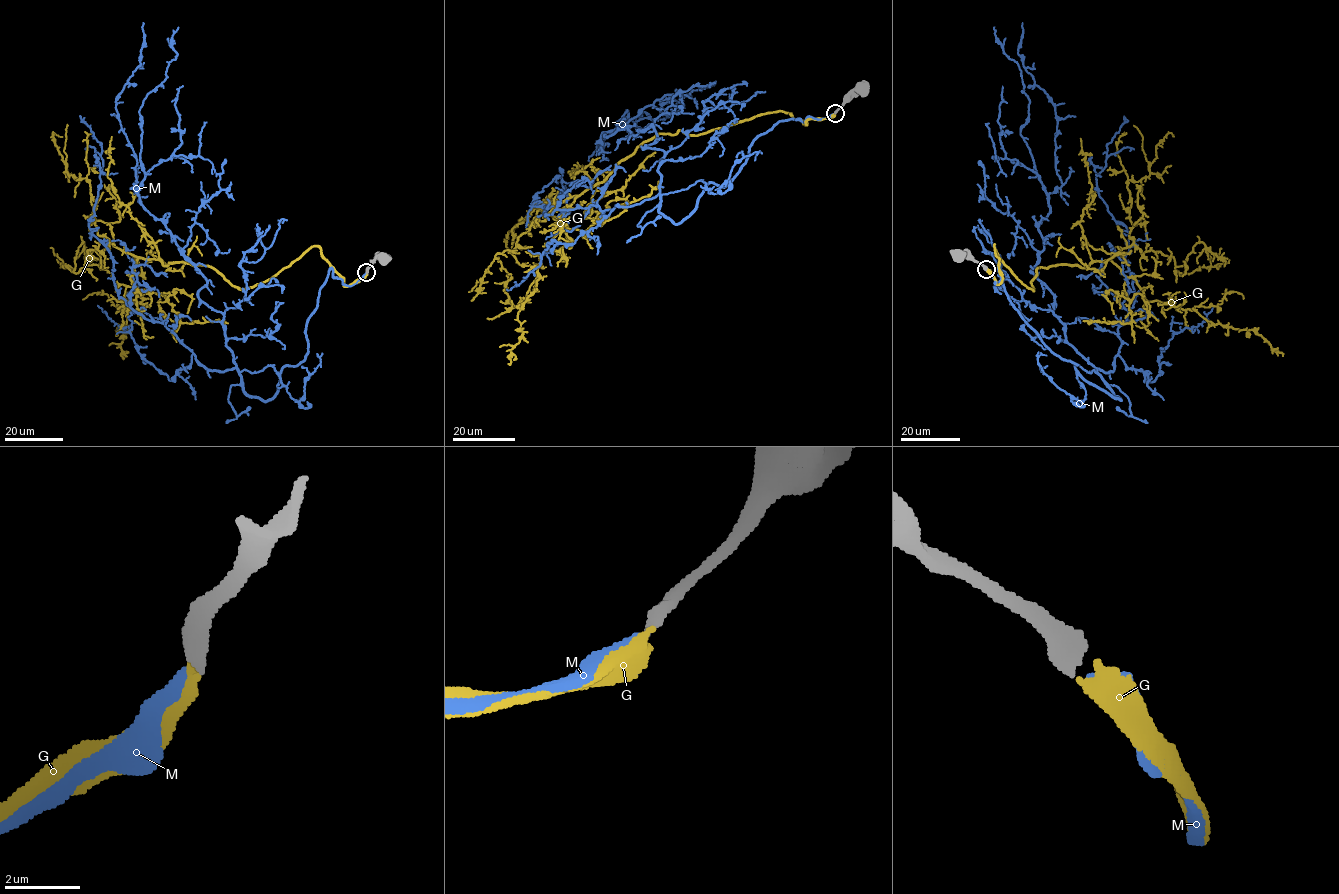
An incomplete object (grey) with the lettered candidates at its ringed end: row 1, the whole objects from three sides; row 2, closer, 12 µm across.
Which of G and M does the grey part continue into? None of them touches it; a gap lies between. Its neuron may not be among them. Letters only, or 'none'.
M

